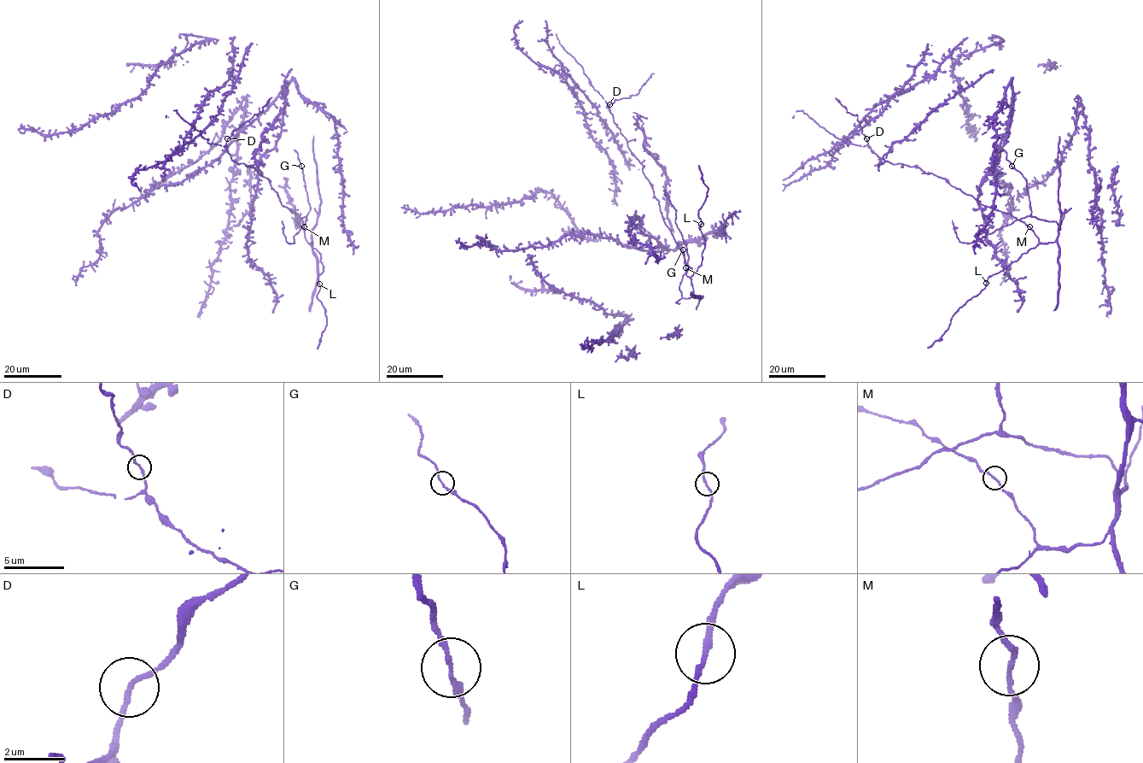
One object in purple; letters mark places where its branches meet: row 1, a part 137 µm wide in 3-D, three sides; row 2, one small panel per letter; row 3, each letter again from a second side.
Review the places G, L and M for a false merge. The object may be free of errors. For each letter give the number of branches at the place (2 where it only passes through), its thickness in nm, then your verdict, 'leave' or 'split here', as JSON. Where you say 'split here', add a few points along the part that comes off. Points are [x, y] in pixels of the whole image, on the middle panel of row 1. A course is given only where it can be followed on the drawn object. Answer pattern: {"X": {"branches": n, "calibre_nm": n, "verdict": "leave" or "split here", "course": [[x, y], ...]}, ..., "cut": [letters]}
{"G": {"branches": 2, "calibre_nm": 150, "verdict": "leave"}, "L": {"branches": 2, "calibre_nm": 170, "verdict": "leave"}, "M": {"branches": 2, "calibre_nm": 150, "verdict": "leave"}, "cut": []}

